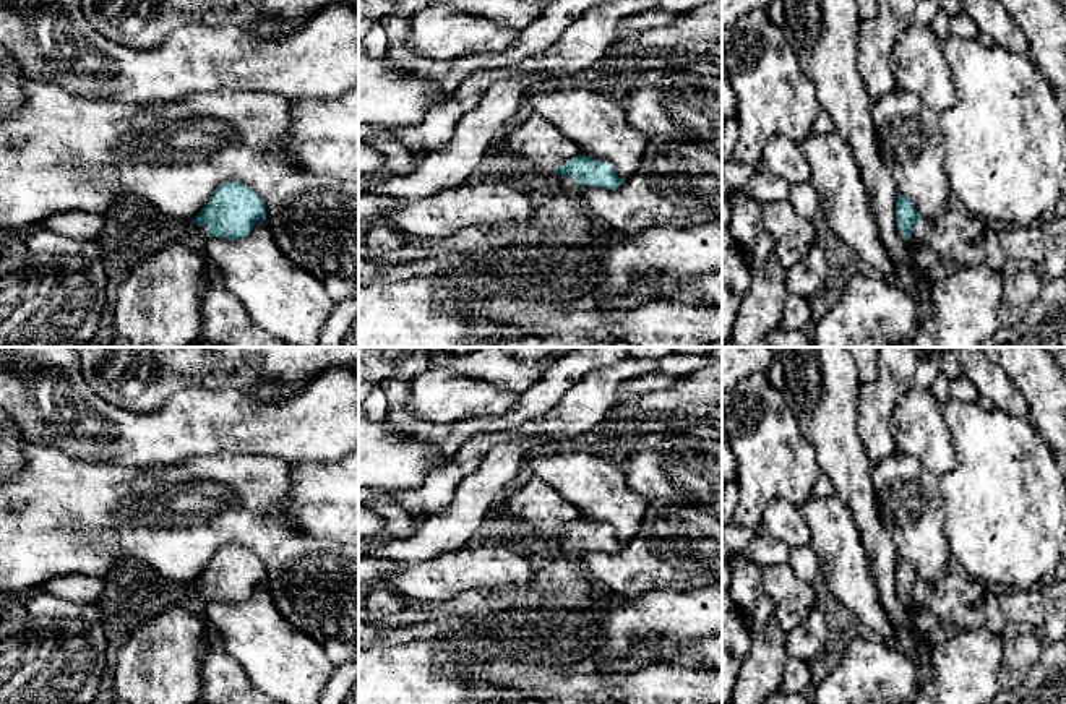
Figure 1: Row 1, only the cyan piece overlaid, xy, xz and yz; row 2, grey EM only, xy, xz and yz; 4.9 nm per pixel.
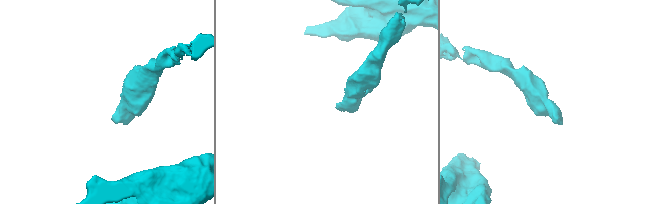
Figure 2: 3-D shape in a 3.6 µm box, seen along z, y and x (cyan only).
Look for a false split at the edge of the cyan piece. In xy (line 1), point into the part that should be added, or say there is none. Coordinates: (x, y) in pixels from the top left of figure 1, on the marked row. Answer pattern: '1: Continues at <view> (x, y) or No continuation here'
1: Continues at xy (200, 231)

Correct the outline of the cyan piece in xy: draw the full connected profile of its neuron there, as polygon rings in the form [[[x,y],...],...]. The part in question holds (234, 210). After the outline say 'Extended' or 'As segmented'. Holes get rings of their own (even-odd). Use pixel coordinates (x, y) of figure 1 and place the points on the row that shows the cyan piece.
[[[226,182],[216,188],[209,203],[191,221],[191,232],[200,242],[209,238],[239,240],[264,219],[264,203],[251,188],[242,182]]]. Extended

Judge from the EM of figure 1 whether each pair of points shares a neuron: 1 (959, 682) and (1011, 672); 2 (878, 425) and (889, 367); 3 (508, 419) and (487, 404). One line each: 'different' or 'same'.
1: different
2: same
3: different

